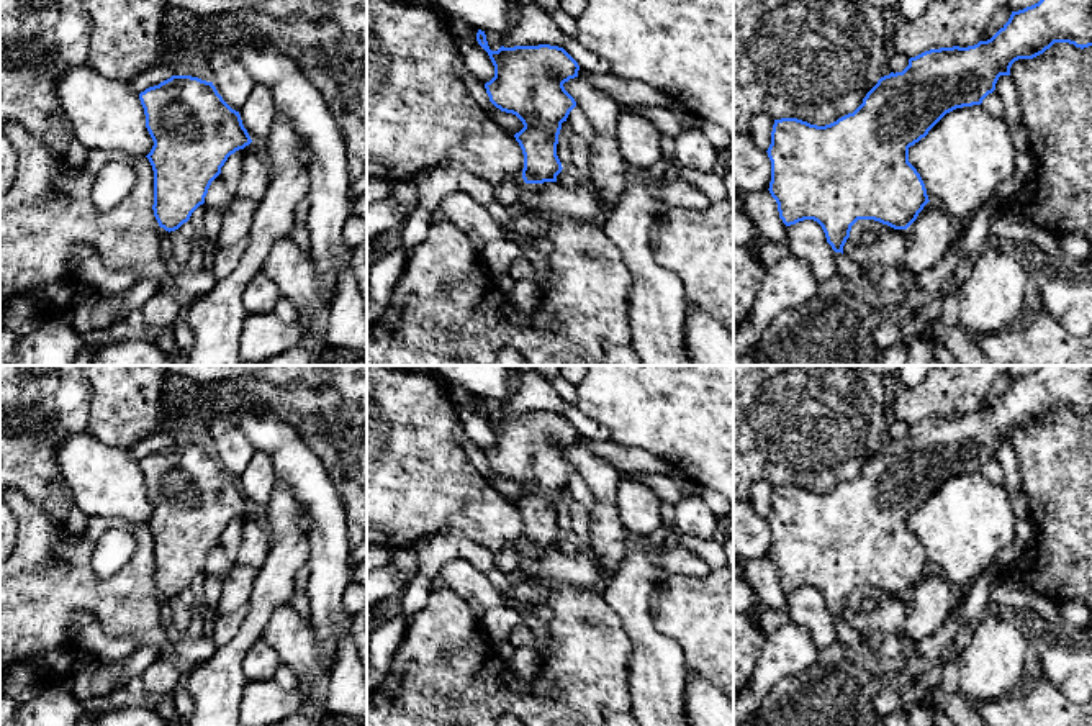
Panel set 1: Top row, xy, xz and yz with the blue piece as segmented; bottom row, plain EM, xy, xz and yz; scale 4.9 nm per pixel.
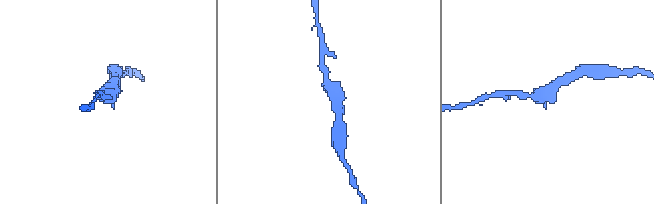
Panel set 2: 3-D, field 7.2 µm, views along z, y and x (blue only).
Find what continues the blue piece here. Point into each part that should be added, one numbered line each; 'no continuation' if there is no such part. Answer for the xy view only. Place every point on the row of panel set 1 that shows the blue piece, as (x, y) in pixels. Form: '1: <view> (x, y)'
no continuation

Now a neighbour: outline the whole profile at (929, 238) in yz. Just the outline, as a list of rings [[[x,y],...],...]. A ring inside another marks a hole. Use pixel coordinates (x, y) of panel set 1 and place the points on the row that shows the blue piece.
[[[928,202],[905,229],[904,267],[915,277],[940,262],[958,236],[958,221],[936,203]]]

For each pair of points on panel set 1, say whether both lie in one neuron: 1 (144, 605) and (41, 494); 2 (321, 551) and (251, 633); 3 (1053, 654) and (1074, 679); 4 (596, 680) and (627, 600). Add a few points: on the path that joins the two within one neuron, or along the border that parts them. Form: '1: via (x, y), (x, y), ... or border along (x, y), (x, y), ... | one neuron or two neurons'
1: border along (31, 500), (63, 525) | two neurons
2: border along (305, 530), (308, 541), (306, 562) | two neurons
3: via (1060, 661), (1071, 672) | one neuron
4: border along (601, 589), (629, 639), (629, 657) | two neurons

